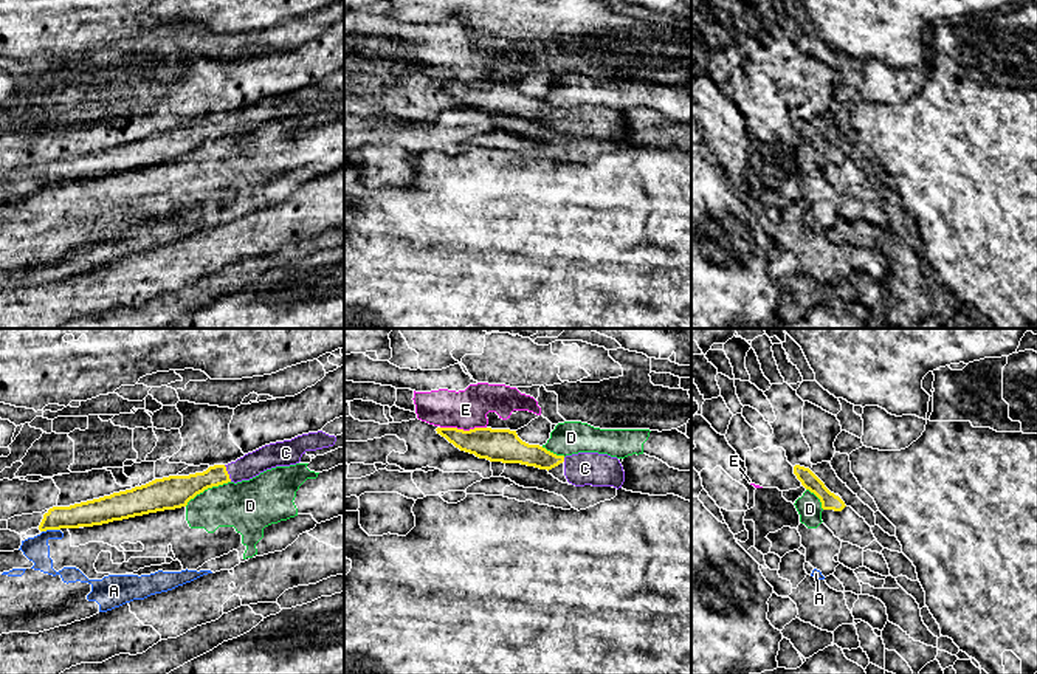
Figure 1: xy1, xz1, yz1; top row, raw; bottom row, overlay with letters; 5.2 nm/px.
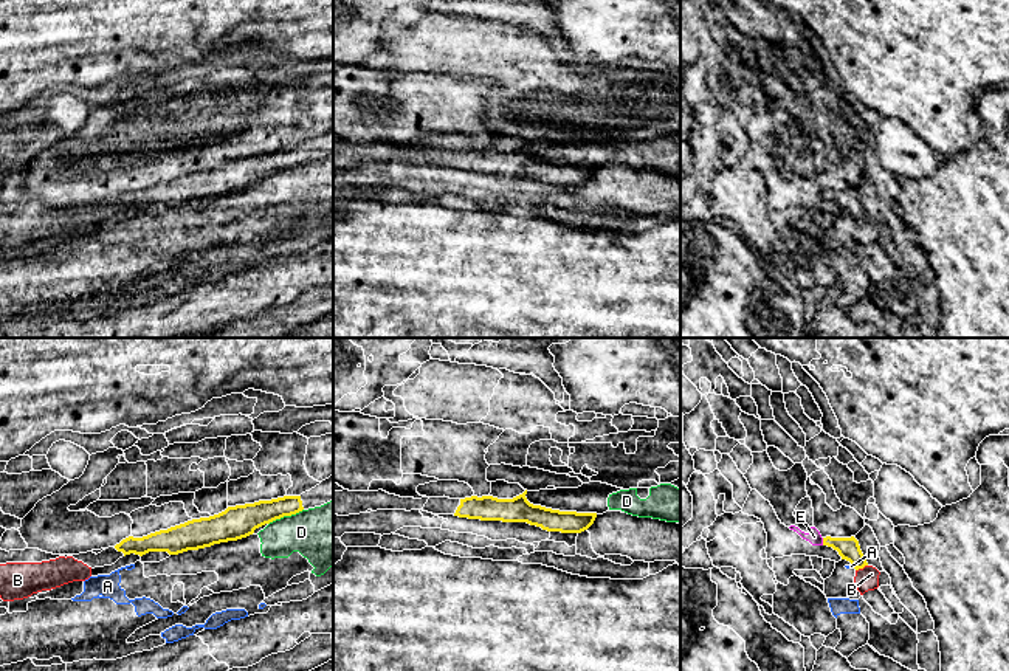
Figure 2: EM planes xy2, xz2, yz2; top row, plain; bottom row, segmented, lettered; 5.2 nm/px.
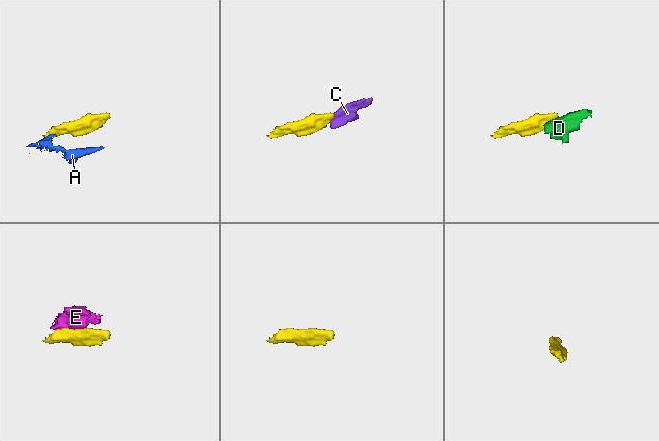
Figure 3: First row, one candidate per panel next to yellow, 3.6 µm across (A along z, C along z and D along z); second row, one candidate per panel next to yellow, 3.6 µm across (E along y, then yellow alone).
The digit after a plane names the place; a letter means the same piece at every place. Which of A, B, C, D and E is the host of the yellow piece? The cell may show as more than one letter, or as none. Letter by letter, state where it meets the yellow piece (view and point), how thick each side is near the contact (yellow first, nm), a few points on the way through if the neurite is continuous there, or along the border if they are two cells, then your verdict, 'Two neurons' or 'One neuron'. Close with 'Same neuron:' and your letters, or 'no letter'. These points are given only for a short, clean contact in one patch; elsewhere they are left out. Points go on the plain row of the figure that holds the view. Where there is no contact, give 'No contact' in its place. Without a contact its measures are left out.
A: Touches yellow at xy1 (50, 182). Thickness 130 nm (yellow) against 130 nm. Boundary: xy1 (59, 182), (42, 185). Two neurons
B: Touches yellow at yz2 (860, 220). Thickness 110 nm (yellow) against 120 nm. Path across: yz2 (848, 202), (860, 220), (867, 231). One neuron
C: Touches yellow at xy1 (227, 126). Thickness 140 nm (yellow) against 130 nm. Path across: xy1 (182, 141), (227, 126), (242, 123), (270, 109). One neuron
D: Touches yellow at xy1 (206, 141). Thickness 170 nm (yellow) against 280 nm. Boundary: xy1 (230, 134), (205, 141), (185, 158). Two neurons
E: Touches yellow at xz1 (462, 82). Thickness 180 nm (yellow) against 200 nm. Boundary: xz1 (440, 79), (485, 81). Two neurons
Same neuron: B, C

